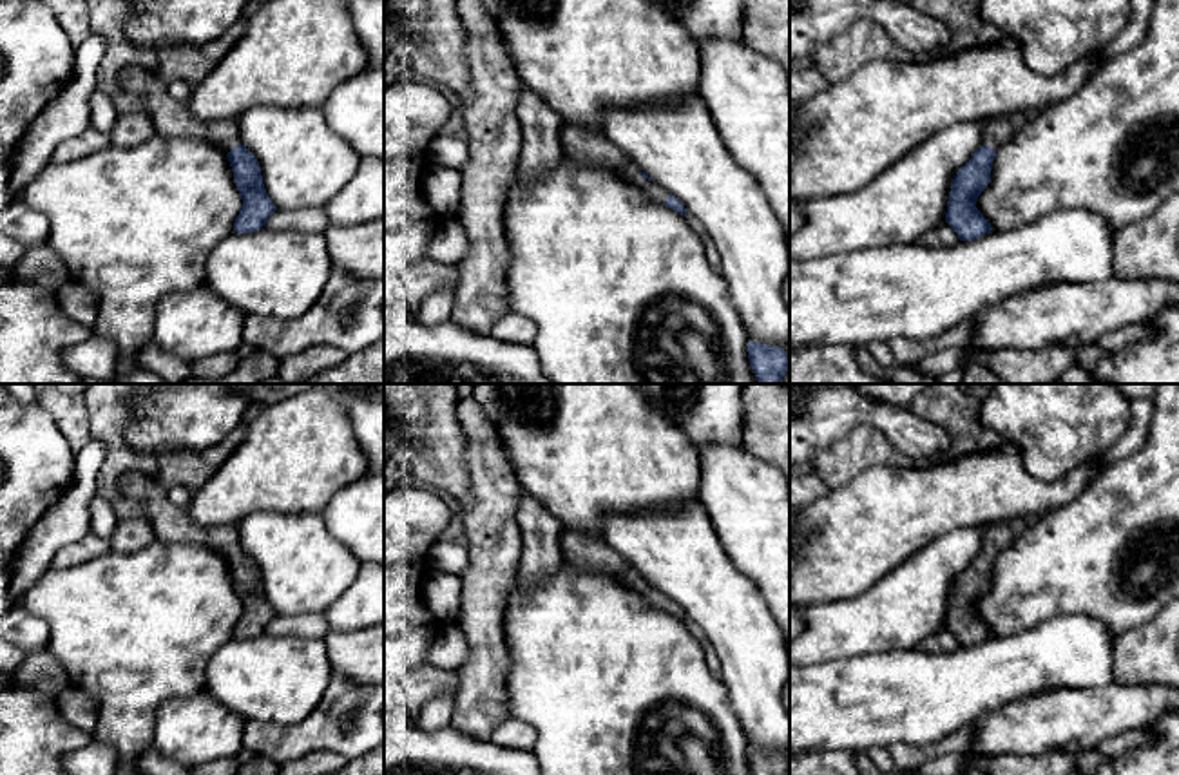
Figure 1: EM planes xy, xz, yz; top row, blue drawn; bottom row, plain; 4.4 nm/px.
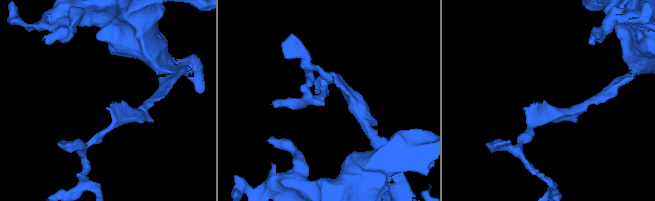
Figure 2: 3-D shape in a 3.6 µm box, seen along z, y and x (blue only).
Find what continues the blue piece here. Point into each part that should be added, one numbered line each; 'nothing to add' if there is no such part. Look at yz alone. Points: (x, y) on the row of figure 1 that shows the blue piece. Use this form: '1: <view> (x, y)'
1: yz (996, 133)

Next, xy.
1: xy (171, 118)

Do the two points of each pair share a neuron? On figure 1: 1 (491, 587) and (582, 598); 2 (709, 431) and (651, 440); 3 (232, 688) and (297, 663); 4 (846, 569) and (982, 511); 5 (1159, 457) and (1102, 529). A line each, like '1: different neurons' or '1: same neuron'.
1: different neurons
2: different neurons
3: same neuron
4: same neuron
5: same neuron

